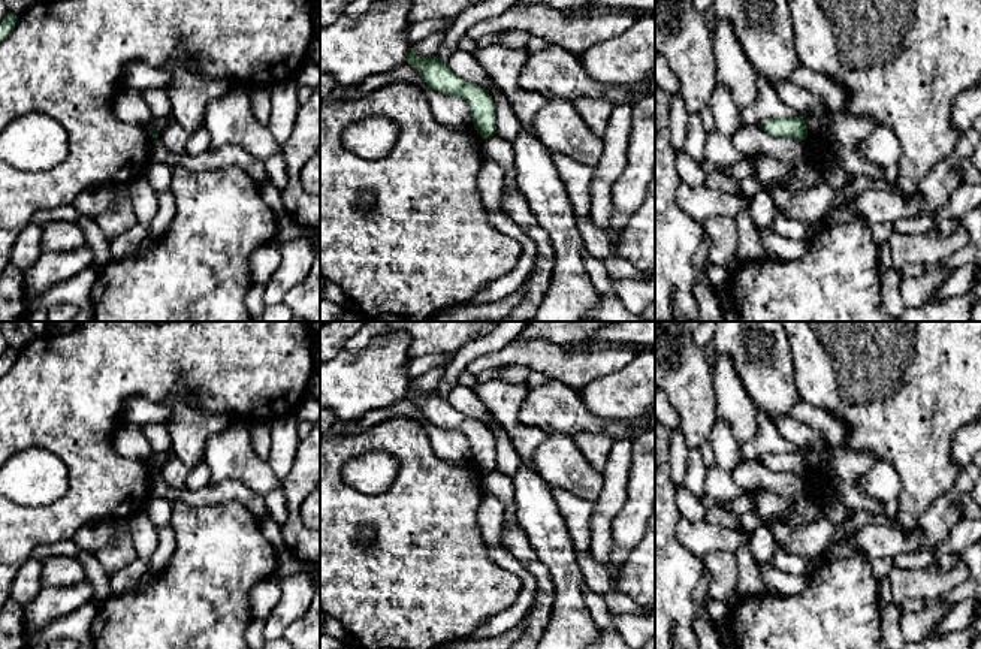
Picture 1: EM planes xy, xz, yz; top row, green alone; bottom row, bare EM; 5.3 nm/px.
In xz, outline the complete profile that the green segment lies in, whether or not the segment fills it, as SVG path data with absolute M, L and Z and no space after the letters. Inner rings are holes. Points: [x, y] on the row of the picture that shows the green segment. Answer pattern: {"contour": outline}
{"contour": "M413 48L407 55L407 64L422 75L429 90L464 99L471 111L474 129L480 133L482 139L495 135L493 100L485 87L464 81L437 57L428 60L417 57Z"}

